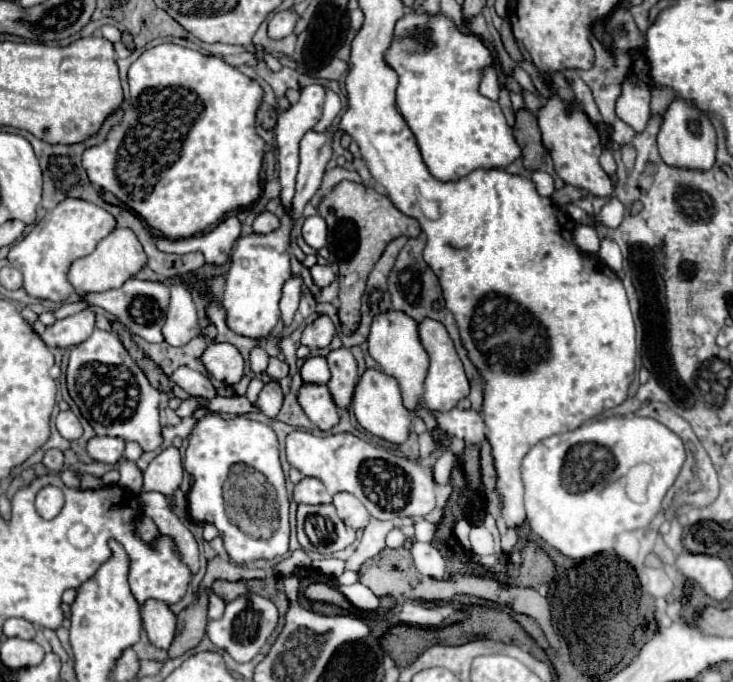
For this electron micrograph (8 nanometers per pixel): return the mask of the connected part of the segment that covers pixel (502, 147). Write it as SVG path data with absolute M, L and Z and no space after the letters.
M409 11L395 25L385 63L399 75L395 107L413 131L435 179L457 181L475 169L501 169L521 157L499 103L479 93L481 77L493 65L481 37L461 33L447 15Z

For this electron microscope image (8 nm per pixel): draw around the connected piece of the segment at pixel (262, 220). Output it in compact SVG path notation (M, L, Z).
M263 211L261 215L257 215L257 219L253 223L253 231L261 233L261 235L267 235L267 233L275 231L277 227L279 227L279 219L269 211Z

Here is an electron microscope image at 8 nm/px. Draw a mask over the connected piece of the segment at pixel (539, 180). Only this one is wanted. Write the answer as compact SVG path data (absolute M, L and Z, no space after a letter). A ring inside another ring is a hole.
M533 171L533 183L537 185L537 191L539 191L543 197L551 197L553 191L555 191L551 175L545 173L545 171Z

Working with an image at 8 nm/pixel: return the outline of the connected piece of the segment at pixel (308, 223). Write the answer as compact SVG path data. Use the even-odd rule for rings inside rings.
M319 215L307 217L303 223L303 229L301 229L301 235L303 235L305 243L317 251L327 243L327 225Z

